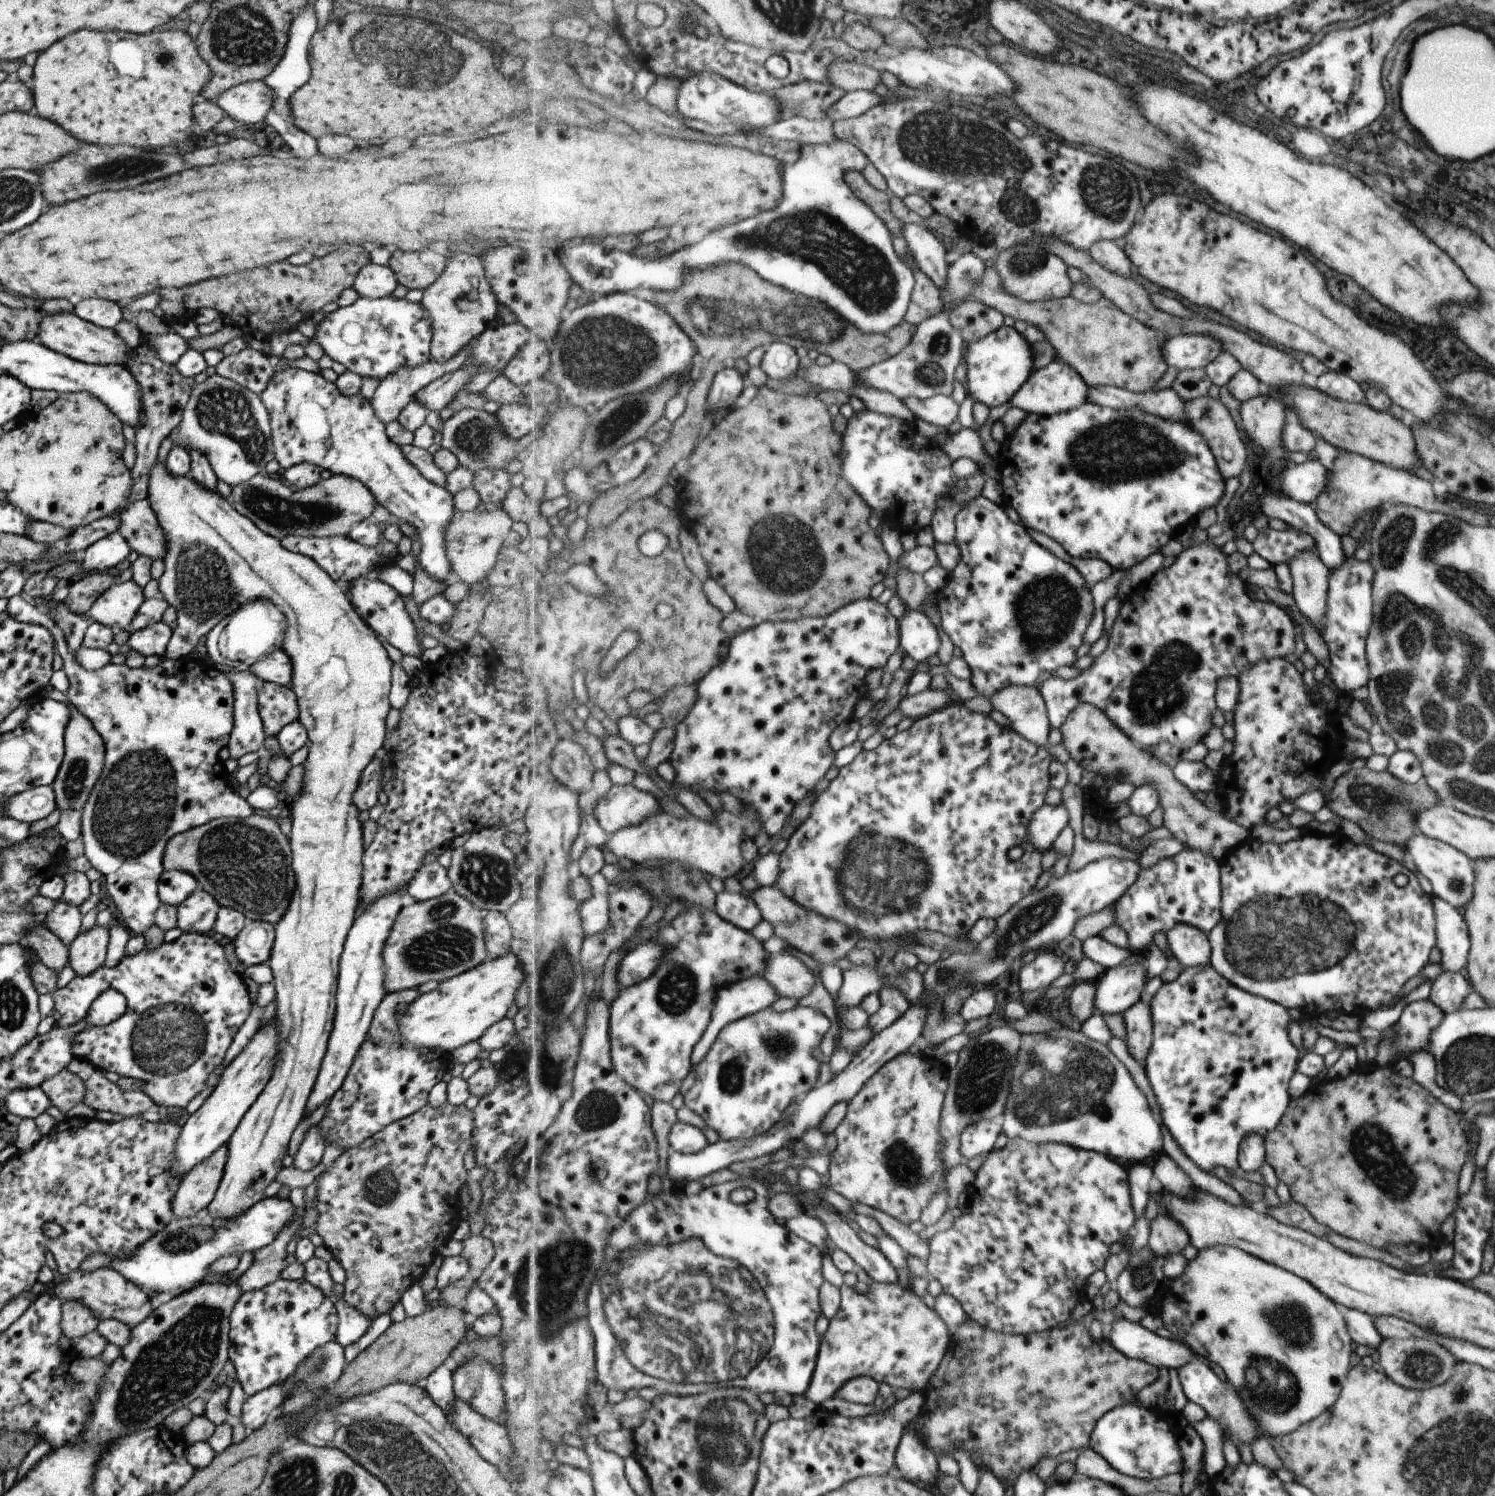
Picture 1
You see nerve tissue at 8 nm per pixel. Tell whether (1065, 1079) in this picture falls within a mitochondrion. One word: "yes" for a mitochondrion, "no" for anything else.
yes

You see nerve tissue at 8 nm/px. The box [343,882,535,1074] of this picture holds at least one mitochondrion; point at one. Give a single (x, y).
(446, 943)

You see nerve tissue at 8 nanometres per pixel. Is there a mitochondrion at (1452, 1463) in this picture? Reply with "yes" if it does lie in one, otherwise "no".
yes

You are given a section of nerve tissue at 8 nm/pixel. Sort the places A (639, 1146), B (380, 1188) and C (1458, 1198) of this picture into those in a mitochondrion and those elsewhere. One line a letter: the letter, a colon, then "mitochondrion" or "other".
A: other
B: mitochondrion
C: other

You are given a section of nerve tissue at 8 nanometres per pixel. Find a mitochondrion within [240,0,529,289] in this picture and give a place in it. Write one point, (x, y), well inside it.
(402, 55)

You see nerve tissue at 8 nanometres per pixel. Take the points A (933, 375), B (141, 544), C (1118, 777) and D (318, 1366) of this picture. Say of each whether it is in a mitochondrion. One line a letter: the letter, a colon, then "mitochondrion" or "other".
A: mitochondrion
B: other
C: other
D: mitochondrion

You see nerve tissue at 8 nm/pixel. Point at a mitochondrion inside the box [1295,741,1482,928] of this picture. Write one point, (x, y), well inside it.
(1366, 803)

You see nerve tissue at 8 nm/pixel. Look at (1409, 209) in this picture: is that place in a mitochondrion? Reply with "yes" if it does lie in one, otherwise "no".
no

